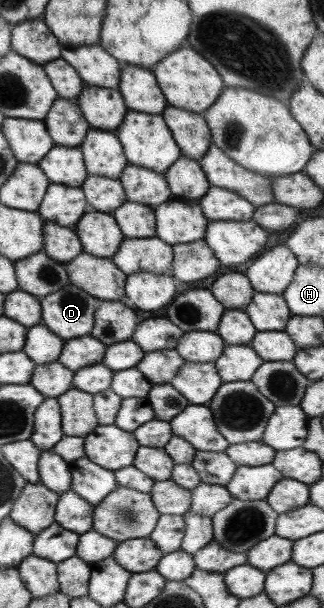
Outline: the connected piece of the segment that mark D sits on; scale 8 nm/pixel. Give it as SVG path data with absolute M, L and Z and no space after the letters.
M72 283L39 298L41 324L63 341L90 334L99 301Z

